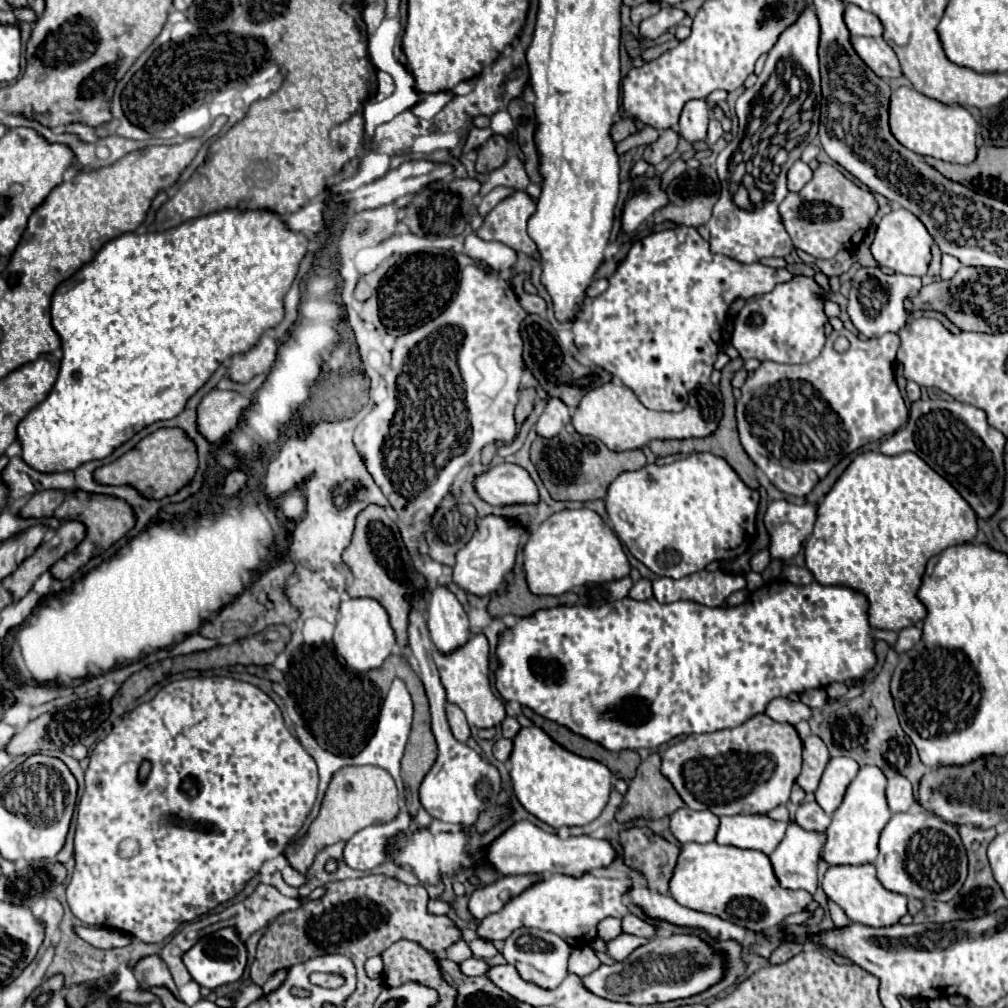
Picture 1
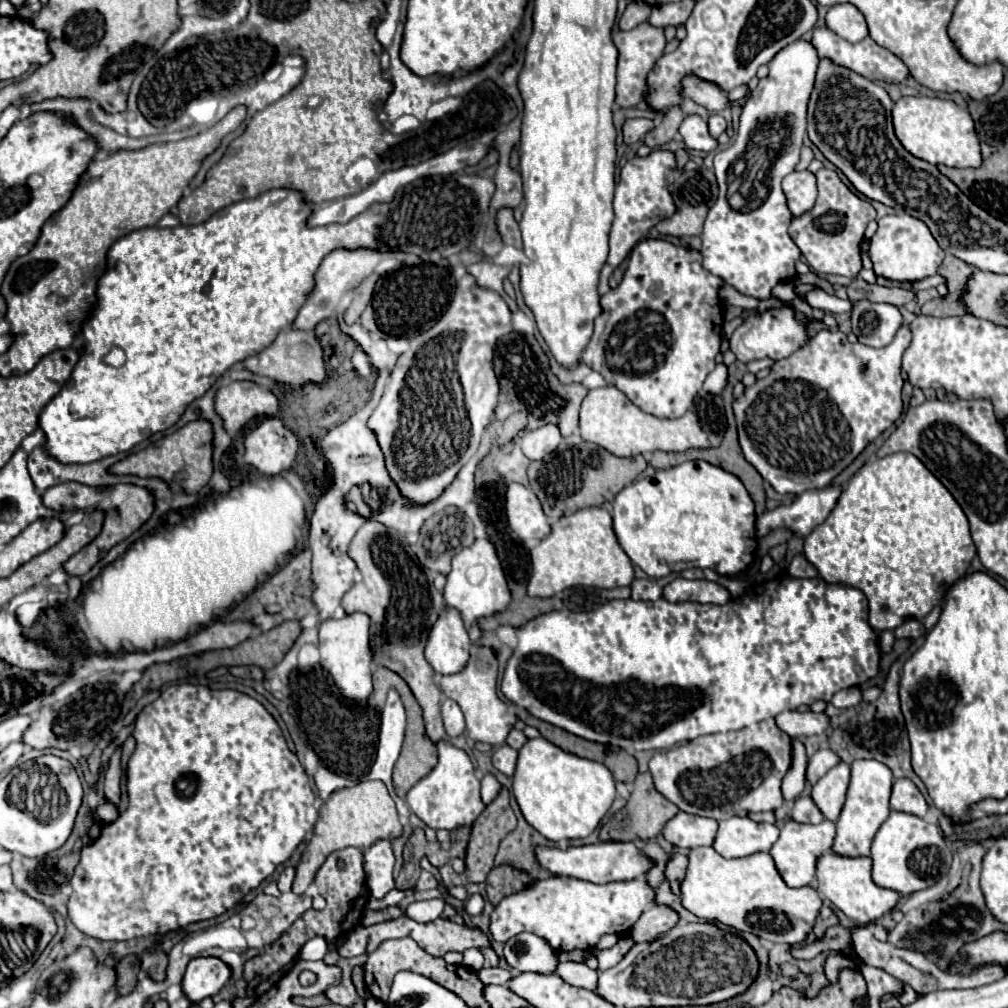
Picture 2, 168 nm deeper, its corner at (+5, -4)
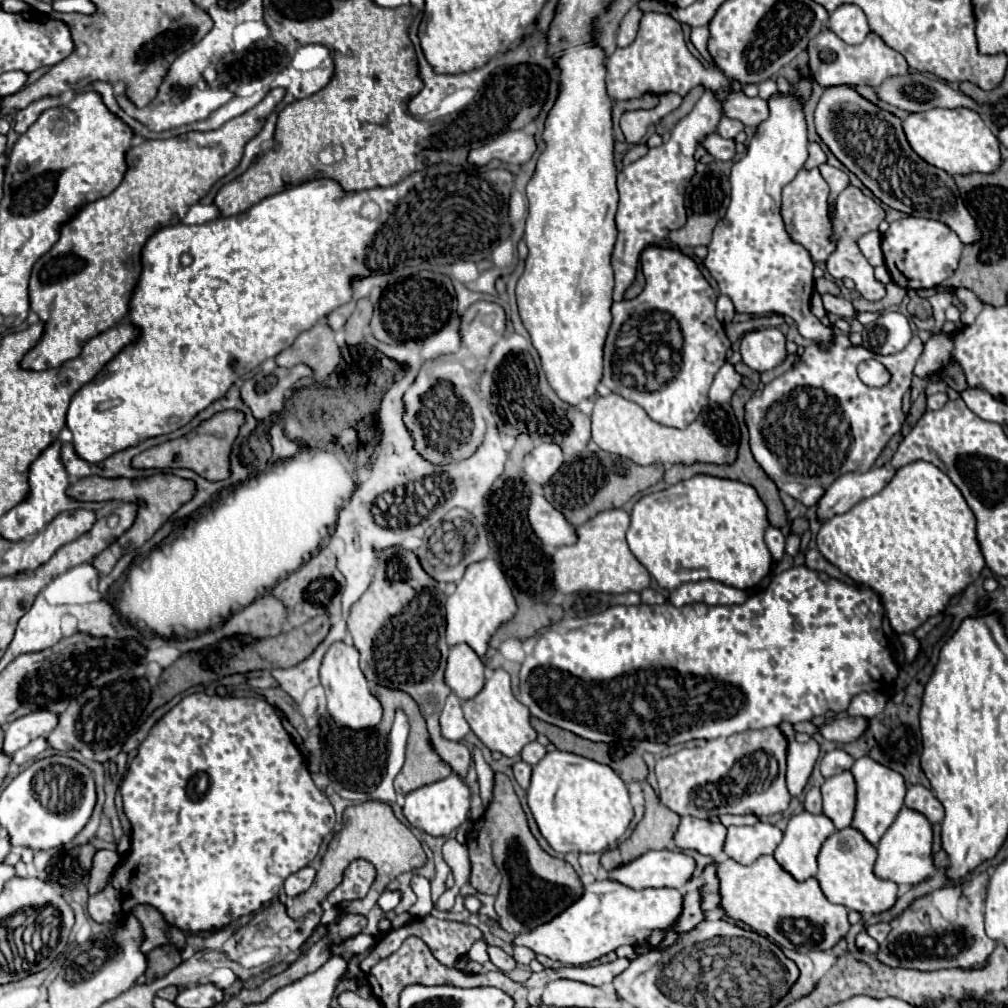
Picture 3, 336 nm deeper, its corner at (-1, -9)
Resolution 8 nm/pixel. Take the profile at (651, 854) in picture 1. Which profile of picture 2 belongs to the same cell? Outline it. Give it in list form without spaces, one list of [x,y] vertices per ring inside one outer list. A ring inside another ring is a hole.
[[[675,854],[675,858],[667,864],[667,880],[671,882],[671,888],[673,892],[679,896],[681,894],[681,882],[685,878],[685,872],[687,872],[687,862],[689,858],[685,854]]]

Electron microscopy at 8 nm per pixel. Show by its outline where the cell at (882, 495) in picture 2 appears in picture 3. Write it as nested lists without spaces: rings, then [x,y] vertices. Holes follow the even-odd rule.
[[[913,461],[899,467],[877,495],[859,501],[847,513],[835,515],[823,523],[817,533],[817,547],[841,573],[879,593],[895,633],[913,633],[929,617],[939,615],[949,599],[967,589],[985,567],[975,539],[975,517],[969,505],[953,481],[927,461]]]

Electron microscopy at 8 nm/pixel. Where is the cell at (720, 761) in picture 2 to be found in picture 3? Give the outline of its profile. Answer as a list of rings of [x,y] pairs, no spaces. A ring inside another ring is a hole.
[[[767,727],[757,731],[743,731],[731,737],[719,737],[707,741],[703,747],[685,747],[673,755],[661,757],[655,765],[655,775],[659,781],[659,799],[677,815],[691,815],[699,819],[717,821],[719,815],[747,815],[753,813],[757,817],[783,813],[789,807],[791,795],[785,787],[785,771],[787,771],[787,737],[779,727]]]

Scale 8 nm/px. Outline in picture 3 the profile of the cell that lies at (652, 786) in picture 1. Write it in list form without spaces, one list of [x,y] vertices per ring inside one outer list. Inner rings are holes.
[[[643,783],[643,793],[645,793],[645,817],[637,823],[629,839],[625,839],[615,851],[603,853],[601,865],[605,867],[605,871],[629,863],[635,857],[643,855],[645,851],[665,849],[677,831],[681,817],[659,803],[659,797],[655,795],[649,783]]]

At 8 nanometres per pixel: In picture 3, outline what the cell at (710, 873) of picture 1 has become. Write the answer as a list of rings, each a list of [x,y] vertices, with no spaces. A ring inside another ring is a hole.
[[[769,855],[767,857],[759,857],[751,865],[739,865],[737,861],[725,857],[725,861],[715,861],[715,869],[717,869],[717,879],[719,879],[719,907],[725,911],[725,915],[731,917],[733,921],[741,921],[741,923],[749,925],[755,933],[765,935],[769,941],[773,941],[781,949],[827,951],[841,937],[845,937],[845,933],[849,931],[847,909],[843,905],[829,903],[815,879],[807,879],[805,883],[797,883]]]

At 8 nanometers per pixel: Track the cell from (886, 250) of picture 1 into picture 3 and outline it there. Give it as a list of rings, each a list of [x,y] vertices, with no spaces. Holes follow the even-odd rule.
[[[903,217],[899,221],[893,221],[889,225],[889,231],[881,237],[885,267],[889,269],[893,283],[903,289],[939,287],[957,269],[963,247],[965,245],[947,225],[923,217]]]

